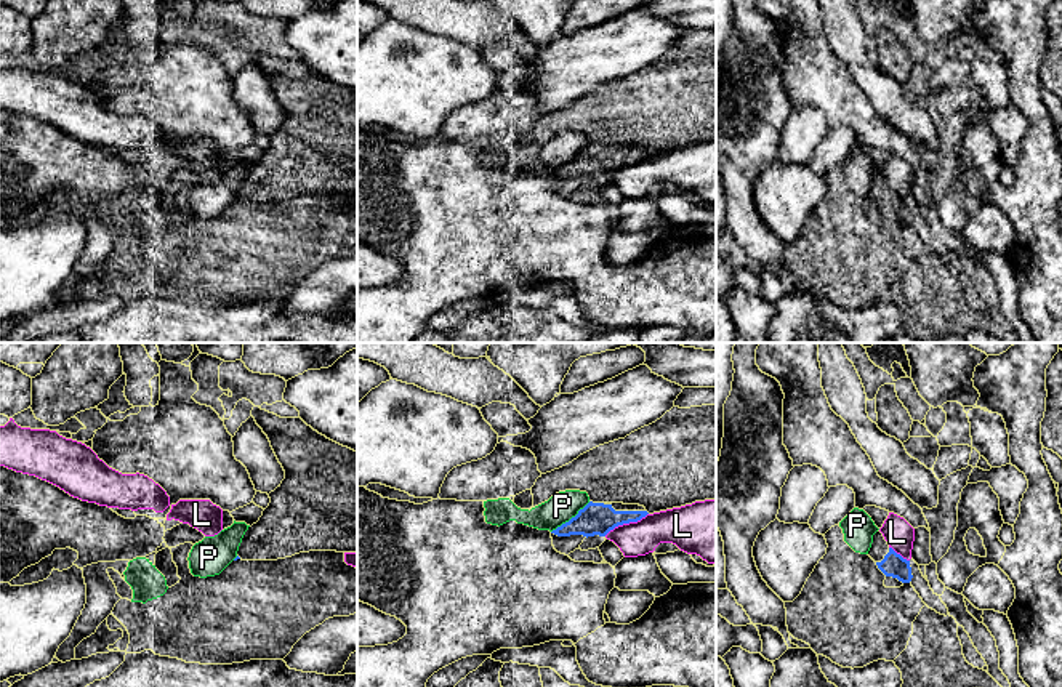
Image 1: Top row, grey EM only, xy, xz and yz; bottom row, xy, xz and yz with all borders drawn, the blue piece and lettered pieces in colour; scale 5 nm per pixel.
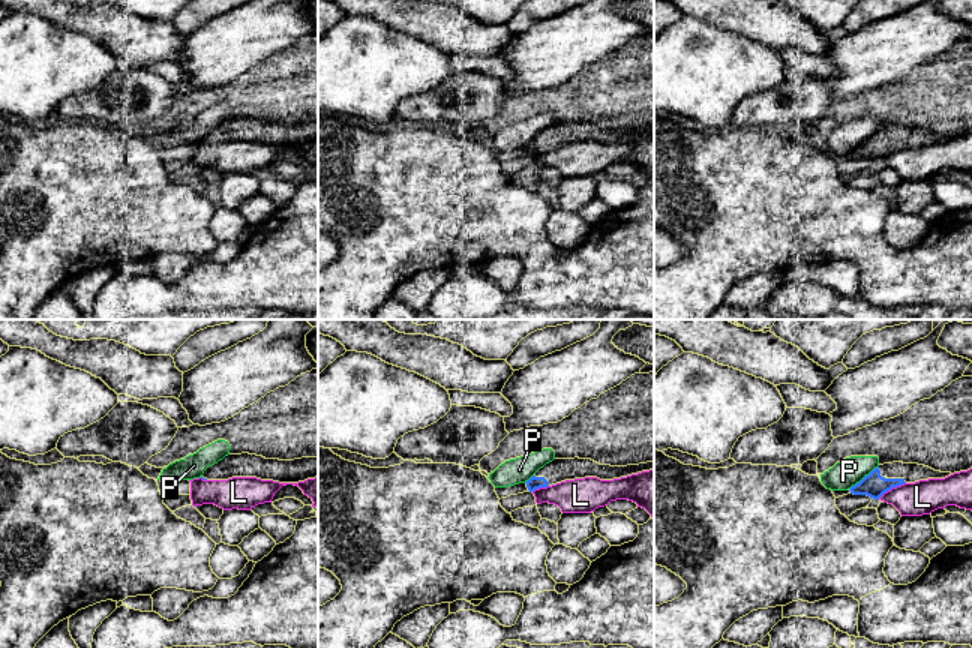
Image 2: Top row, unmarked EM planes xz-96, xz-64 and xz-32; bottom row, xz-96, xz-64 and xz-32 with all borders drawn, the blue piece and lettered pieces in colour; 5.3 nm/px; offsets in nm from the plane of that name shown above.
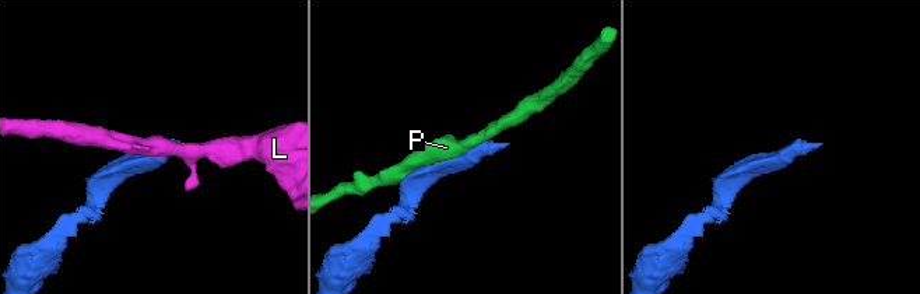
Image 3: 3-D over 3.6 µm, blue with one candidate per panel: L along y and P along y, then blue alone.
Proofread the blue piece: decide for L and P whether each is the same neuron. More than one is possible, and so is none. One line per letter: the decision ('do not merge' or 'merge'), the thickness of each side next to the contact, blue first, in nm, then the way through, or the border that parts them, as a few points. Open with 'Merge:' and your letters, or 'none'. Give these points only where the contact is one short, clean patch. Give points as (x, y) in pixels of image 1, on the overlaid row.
Merge: none
L: do not merge; 160 nm thick on the blue side, 180 nm on the other; border along xz (647, 513), (636, 521), (615, 526), (604, 535)
P: do not merge; 160 nm thick on the blue side, 150 nm on the other

